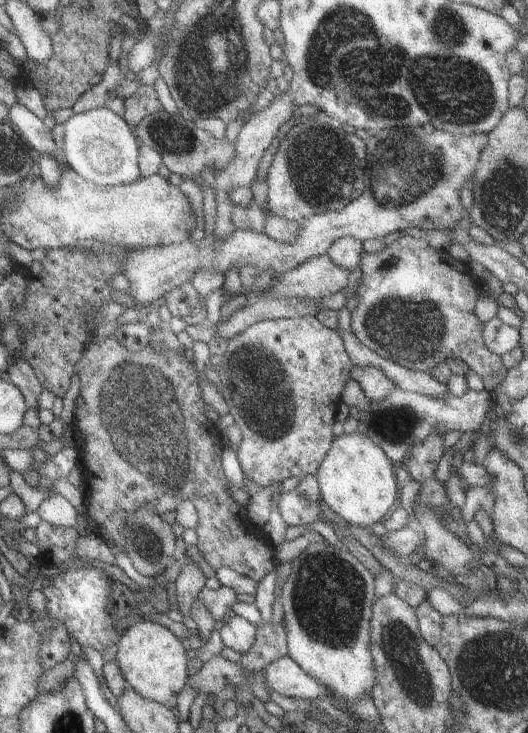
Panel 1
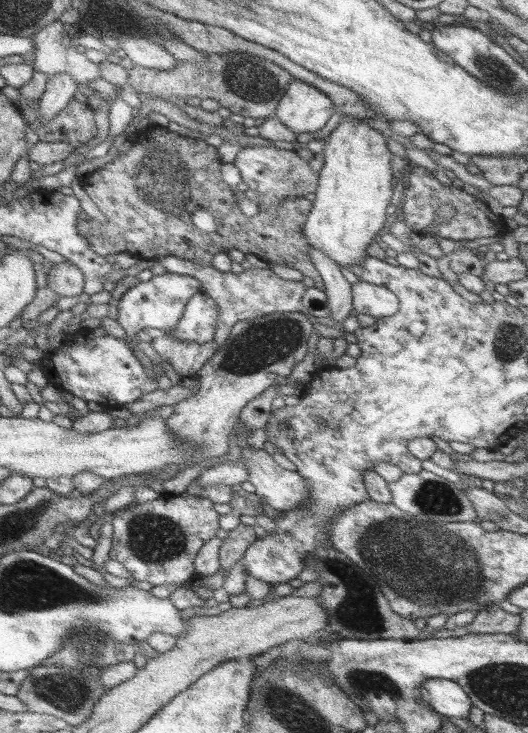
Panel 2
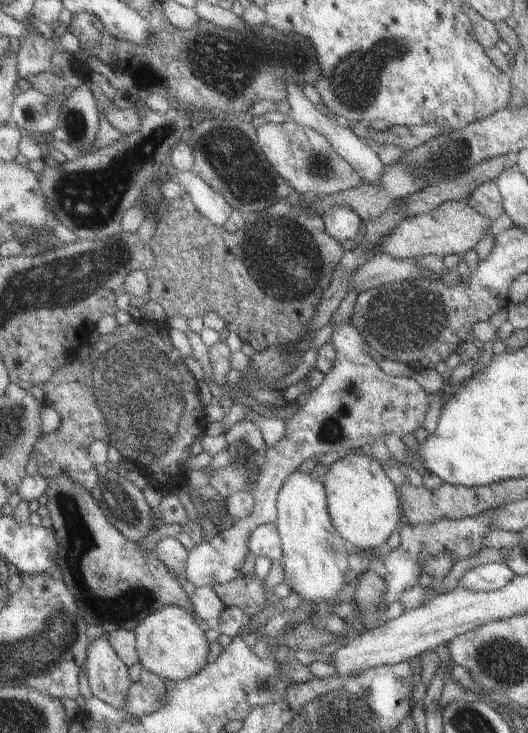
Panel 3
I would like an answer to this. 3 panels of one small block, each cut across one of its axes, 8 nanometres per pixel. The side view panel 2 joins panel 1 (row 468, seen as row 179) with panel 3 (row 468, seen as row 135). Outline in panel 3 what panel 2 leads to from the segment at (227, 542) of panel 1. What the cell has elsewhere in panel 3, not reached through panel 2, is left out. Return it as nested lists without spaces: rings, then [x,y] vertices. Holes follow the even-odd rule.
[[[140,317],[136,320],[133,318],[124,325],[117,325],[113,332],[109,334],[99,335],[95,342],[88,342],[87,345],[87,356],[83,360],[73,359],[70,363],[57,368],[51,378],[40,384],[41,392],[44,394],[43,404],[46,406],[51,406],[57,414],[59,414],[59,426],[55,432],[50,432],[49,434],[44,434],[39,436],[32,446],[33,450],[33,460],[37,464],[37,472],[35,474],[43,476],[43,478],[53,478],[53,476],[67,476],[69,480],[73,480],[75,484],[81,484],[81,488],[87,488],[91,490],[95,482],[97,482],[98,476],[95,472],[95,465],[87,462],[85,450],[87,446],[91,444],[94,440],[103,440],[108,446],[113,446],[119,455],[121,456],[120,464],[127,470],[134,469],[137,470],[141,475],[143,475],[147,482],[162,493],[166,492],[169,494],[176,494],[179,490],[185,489],[183,482],[185,481],[185,471],[181,466],[186,462],[187,458],[191,458],[189,453],[189,446],[205,431],[206,422],[204,420],[204,408],[197,397],[197,383],[193,378],[193,375],[187,369],[185,365],[184,358],[180,356],[179,352],[171,345],[169,341],[168,331],[169,327],[166,320],[149,321],[144,317]]]

